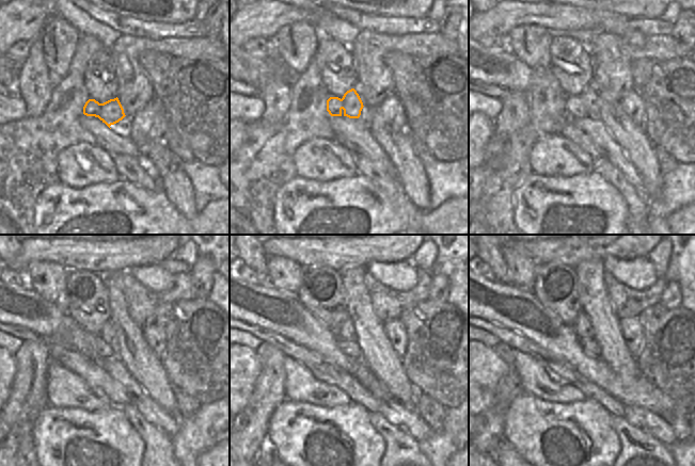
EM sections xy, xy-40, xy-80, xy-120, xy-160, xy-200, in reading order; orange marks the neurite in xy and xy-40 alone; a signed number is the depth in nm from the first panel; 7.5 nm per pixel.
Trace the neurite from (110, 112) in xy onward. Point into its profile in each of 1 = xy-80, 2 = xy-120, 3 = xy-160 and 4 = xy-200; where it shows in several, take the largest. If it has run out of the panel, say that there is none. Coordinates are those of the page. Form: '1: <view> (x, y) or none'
1: xy-80 (588, 97)
2: xy-120 (108, 334)
3: xy-160 (346, 332)
4: xy-200 (582, 325)

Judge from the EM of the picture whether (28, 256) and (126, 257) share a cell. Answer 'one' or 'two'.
one

